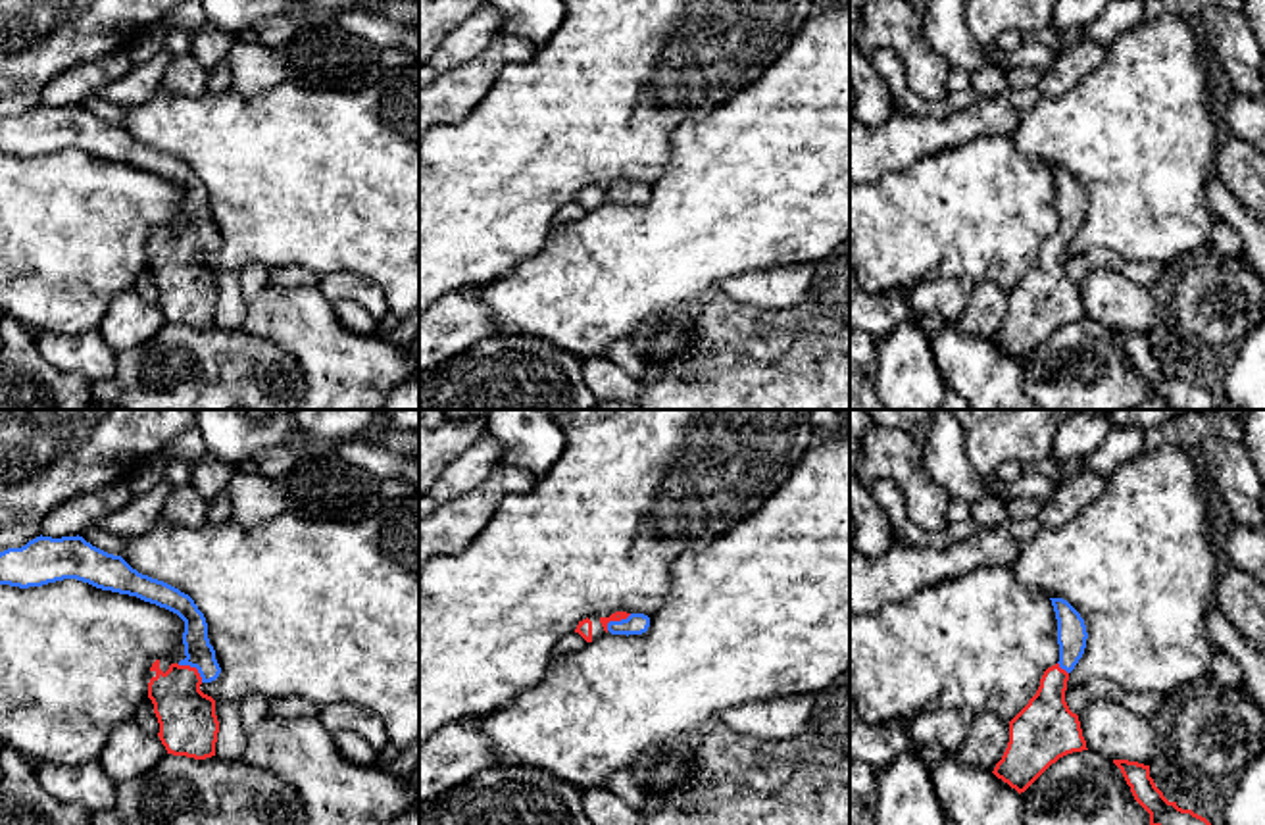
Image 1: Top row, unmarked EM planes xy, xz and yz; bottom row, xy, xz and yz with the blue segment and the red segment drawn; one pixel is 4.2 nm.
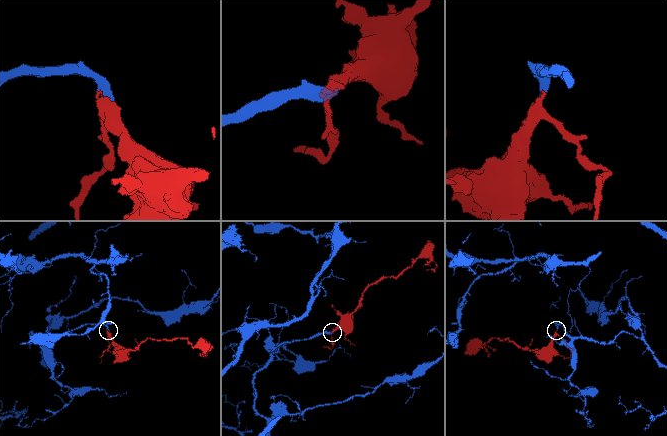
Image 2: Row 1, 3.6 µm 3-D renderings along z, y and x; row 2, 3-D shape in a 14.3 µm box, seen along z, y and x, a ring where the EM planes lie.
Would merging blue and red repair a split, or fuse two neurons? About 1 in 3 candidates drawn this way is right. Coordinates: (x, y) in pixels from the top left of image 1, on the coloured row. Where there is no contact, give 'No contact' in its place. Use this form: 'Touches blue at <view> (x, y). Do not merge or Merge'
Touches blue at xy (193, 666). Merge

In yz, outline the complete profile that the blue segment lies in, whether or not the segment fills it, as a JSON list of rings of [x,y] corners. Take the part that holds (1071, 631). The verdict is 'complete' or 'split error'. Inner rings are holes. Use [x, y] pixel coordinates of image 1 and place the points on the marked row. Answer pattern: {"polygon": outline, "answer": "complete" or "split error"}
{"polygon": [[[1050,600],[1057,619],[1059,662],[1044,671],[1036,694],[1009,721],[1007,748],[992,771],[1019,794],[1059,758],[1088,750],[1079,715],[1065,702],[1069,673],[1086,648],[1086,625],[1067,600]]], "answer": "split error"}

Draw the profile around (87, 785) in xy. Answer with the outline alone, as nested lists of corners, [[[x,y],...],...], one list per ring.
[[[100,760],[79,765],[37,762],[37,779],[42,790],[60,804],[77,806],[90,813],[110,810],[115,802],[115,783]]]

